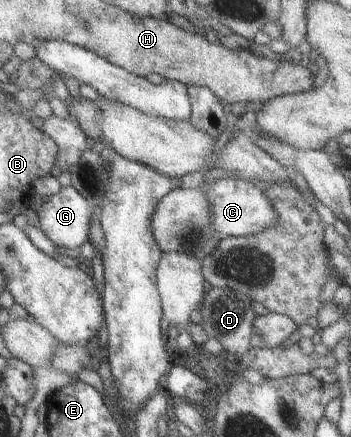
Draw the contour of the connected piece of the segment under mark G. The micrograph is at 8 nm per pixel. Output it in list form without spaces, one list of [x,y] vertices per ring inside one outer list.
[[[61,186],[36,213],[39,229],[57,247],[77,249],[87,241],[93,207],[73,186]]]

